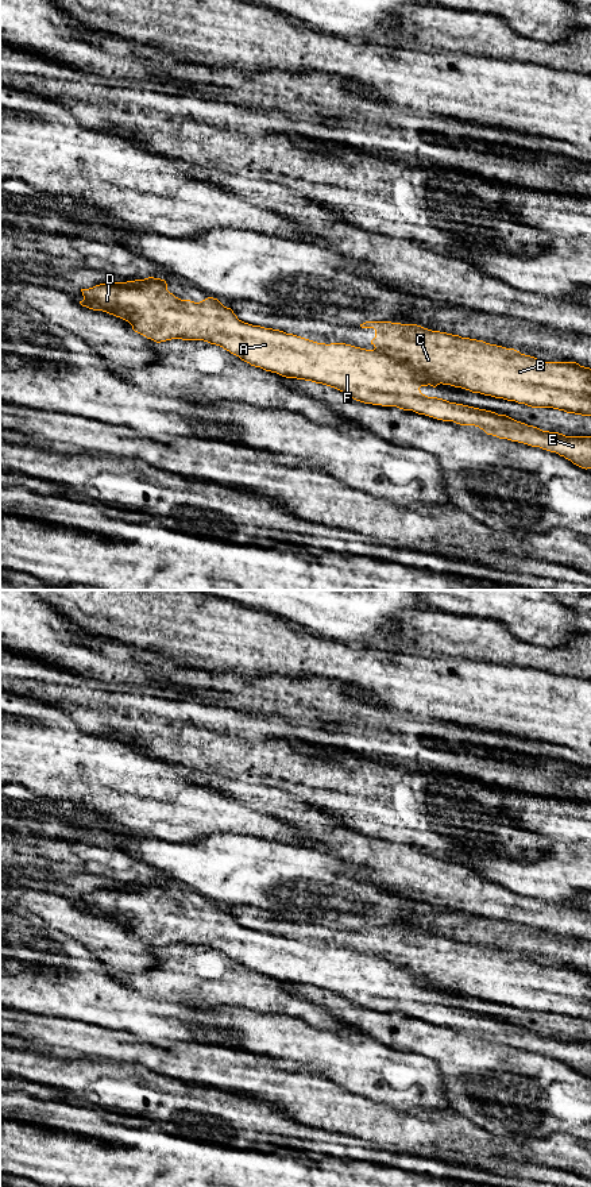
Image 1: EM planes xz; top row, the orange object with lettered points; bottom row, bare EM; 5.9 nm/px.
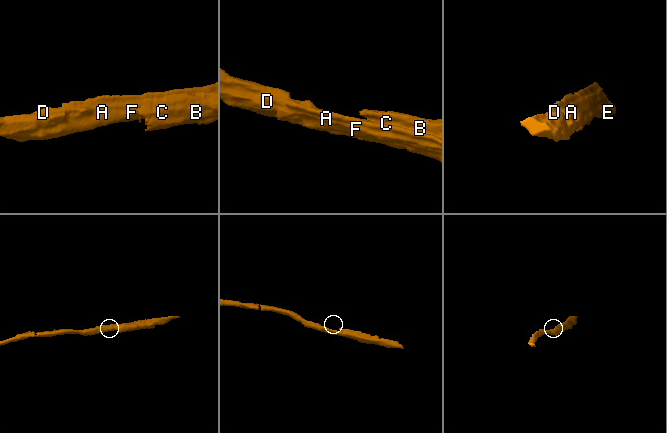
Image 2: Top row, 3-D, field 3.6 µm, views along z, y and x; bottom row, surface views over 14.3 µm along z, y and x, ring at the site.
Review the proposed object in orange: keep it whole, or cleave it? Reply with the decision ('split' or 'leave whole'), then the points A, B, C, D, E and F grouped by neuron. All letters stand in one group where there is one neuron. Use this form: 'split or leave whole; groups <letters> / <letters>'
split; groups A D E F / B C

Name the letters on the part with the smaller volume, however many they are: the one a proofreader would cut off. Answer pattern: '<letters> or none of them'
B, C

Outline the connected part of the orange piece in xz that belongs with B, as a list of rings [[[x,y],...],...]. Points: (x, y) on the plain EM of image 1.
[[[366,926],[360,932],[375,934],[375,943],[371,945],[374,956],[410,970],[433,987],[532,1013],[553,1013],[591,1021],[591,974],[576,967],[544,967],[514,953],[432,936],[417,929]]]

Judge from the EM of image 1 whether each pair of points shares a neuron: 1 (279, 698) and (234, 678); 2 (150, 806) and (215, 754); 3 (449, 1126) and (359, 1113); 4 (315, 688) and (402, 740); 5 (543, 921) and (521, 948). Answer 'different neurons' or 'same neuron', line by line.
1: same neuron
2: different neurons
3: same neuron
4: same neuron
5: different neurons

